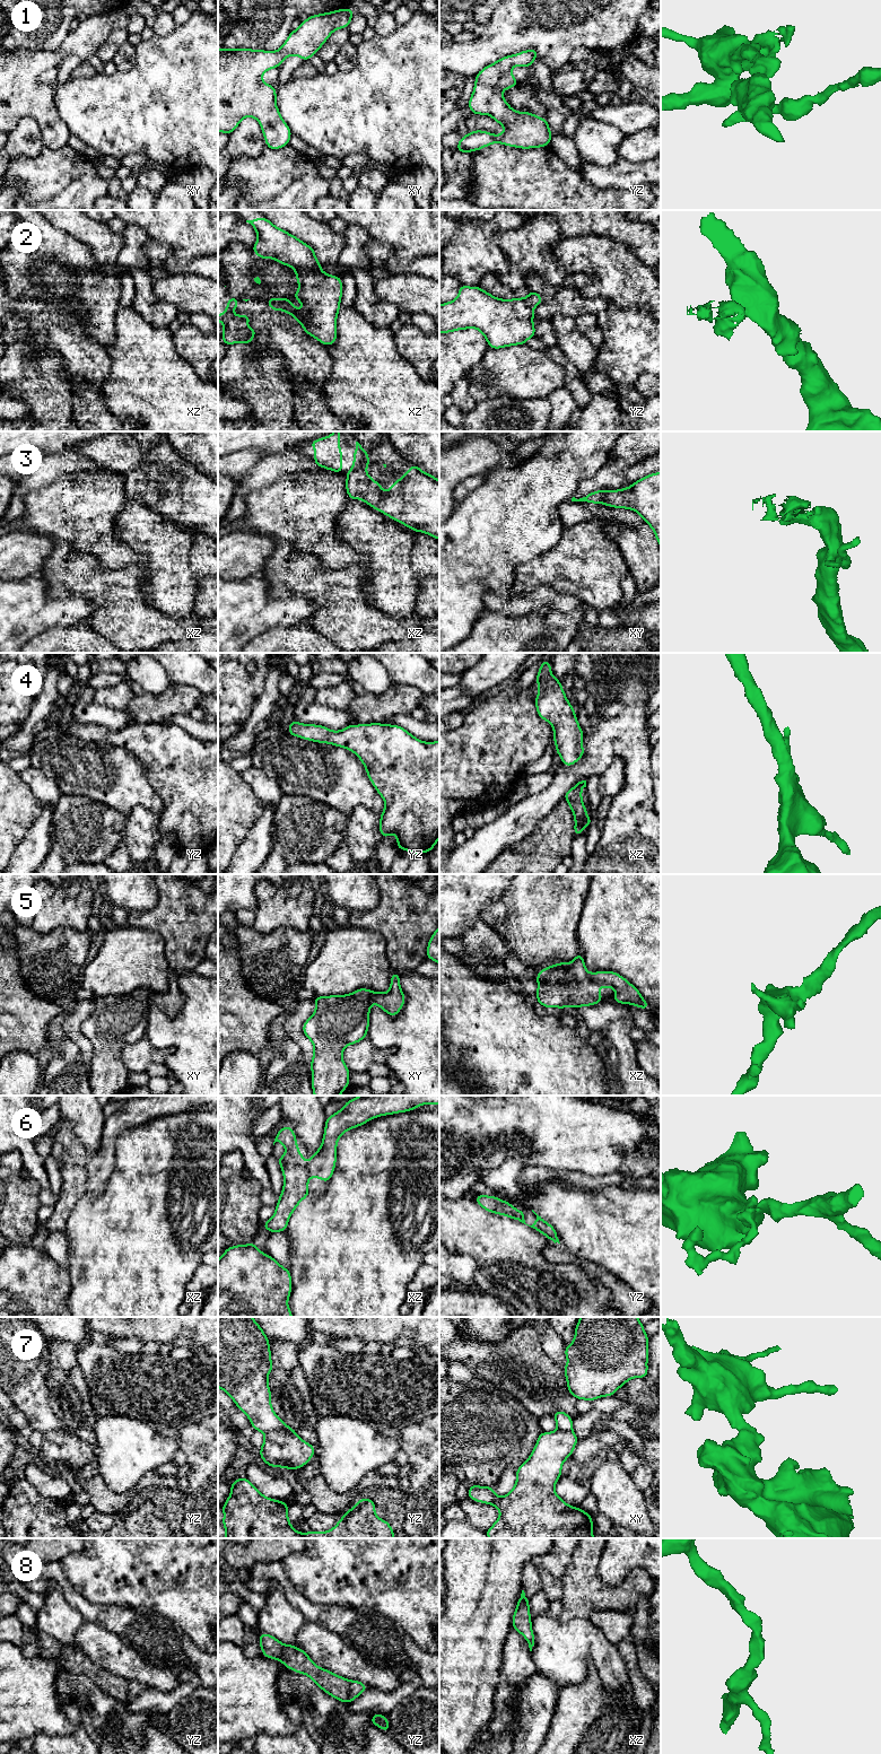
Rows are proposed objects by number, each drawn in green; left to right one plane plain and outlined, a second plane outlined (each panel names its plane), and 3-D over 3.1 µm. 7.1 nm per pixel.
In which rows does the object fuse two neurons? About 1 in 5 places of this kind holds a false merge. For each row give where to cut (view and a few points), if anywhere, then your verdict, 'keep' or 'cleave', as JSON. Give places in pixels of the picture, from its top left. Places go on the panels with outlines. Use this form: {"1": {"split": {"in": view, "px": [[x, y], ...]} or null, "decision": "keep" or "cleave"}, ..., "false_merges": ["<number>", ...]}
{"1": {"split": null, "decision": "keep"}, "2": {"split": {"in": "xz", "px": [[269, 302], [276, 302], [278, 308]]}, "decision": "cleave"}, "3": {"split": null, "decision": "keep"}, "4": {"split": null, "decision": "keep"}, "5": {"split": null, "decision": "keep"}, "6": {"split": null, "decision": "keep"}, "7": {"split": {"in": "yz", "px": [[295, 1433], [268, 1431], [264, 1434]]}, "decision": "cleave"}, "8": {"split": null, "decision": "keep"}, "false_merges": ["2", "7"]}

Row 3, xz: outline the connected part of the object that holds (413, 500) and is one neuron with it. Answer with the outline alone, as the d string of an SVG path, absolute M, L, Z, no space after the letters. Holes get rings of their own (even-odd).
M356 442L354 464L347 473L346 490L351 500L361 499L372 508L380 511L390 518L398 521L415 532L427 533L439 540L439 480L426 473L413 463L403 477L394 482L390 490L384 492L380 482L373 480L366 468L373 463L368 461L369 453Z

